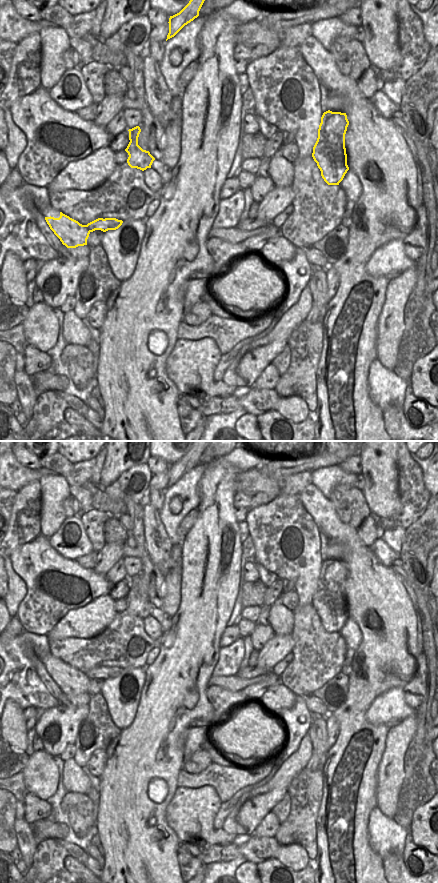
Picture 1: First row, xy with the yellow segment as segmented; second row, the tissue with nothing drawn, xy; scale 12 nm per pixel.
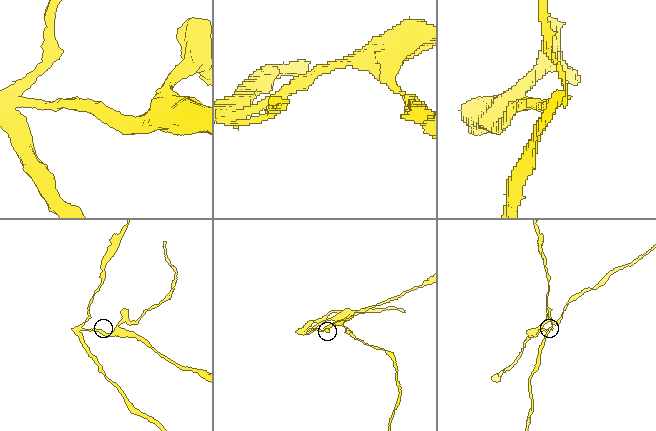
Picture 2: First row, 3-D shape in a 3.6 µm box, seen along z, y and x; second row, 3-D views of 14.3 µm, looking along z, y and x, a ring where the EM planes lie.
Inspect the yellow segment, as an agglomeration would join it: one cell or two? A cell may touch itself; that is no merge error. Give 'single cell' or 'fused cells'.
fused cells

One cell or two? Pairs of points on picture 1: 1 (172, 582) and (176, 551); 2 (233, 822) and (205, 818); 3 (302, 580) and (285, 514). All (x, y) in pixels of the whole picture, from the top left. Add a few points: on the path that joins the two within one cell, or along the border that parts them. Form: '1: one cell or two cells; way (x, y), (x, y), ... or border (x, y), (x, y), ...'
1: one cell; way (174, 574), (178, 569), (178, 559)
2: two cells; border (221, 828), (228, 833), (236, 834)
3: one cell; way (301, 564), (299, 555), (296, 552), (297, 530)

